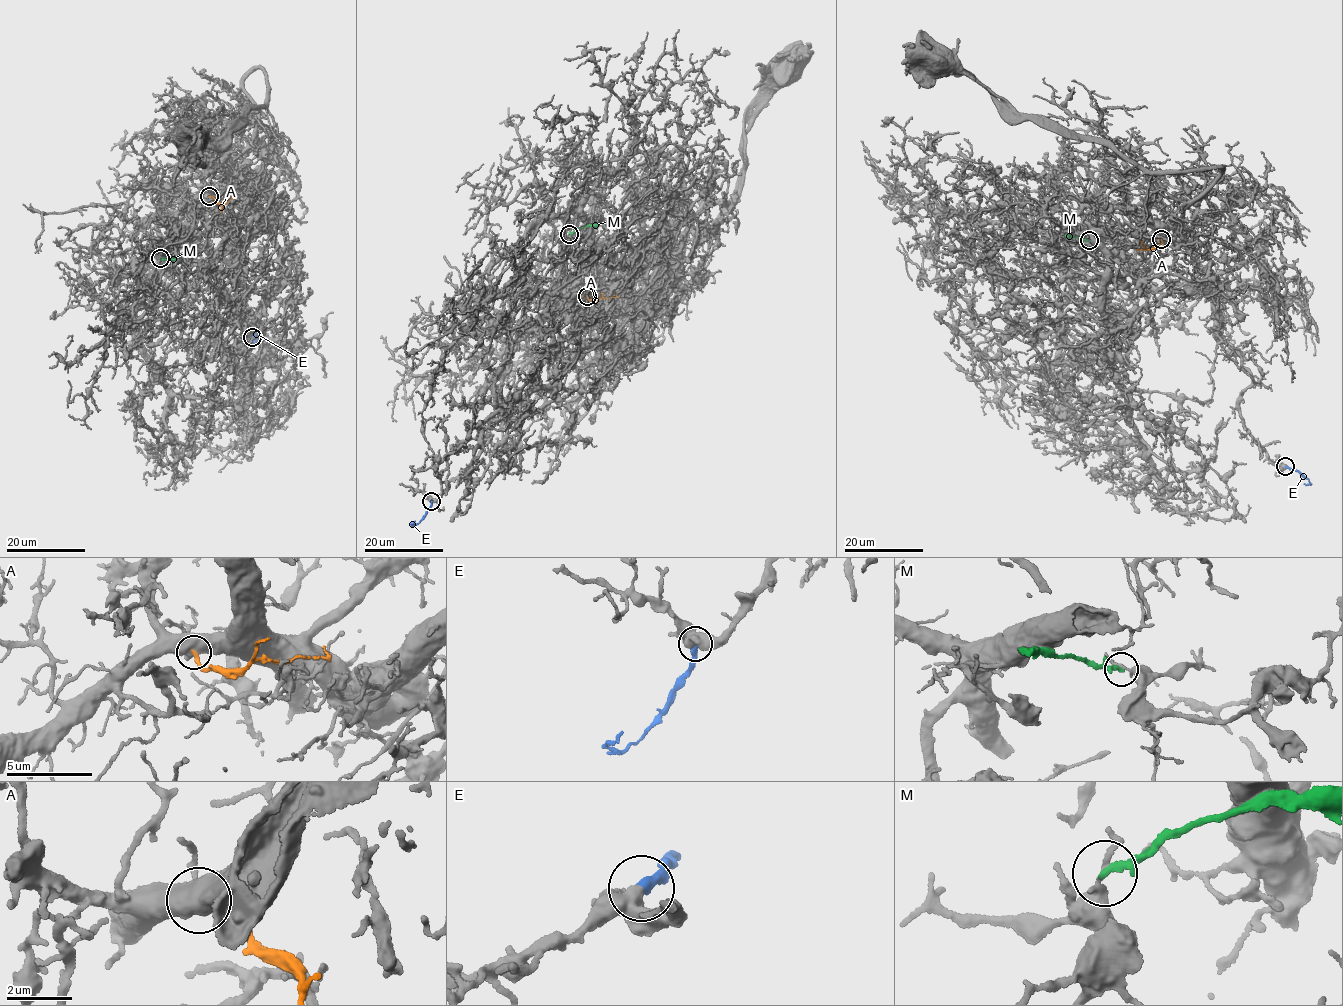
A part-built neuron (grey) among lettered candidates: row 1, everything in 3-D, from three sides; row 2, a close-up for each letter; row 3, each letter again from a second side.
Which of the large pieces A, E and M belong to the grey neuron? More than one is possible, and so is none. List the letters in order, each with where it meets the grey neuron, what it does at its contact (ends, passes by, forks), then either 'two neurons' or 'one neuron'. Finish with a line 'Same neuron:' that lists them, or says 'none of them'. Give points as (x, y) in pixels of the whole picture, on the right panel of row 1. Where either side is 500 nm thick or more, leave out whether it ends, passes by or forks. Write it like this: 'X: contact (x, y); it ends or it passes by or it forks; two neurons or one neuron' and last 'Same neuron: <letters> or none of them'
A: contact (1161, 239); two neurons
E: contact (1285, 466); it ends; one neuron
M: contact (1089, 240); it ends; two neurons
Same neuron: E

